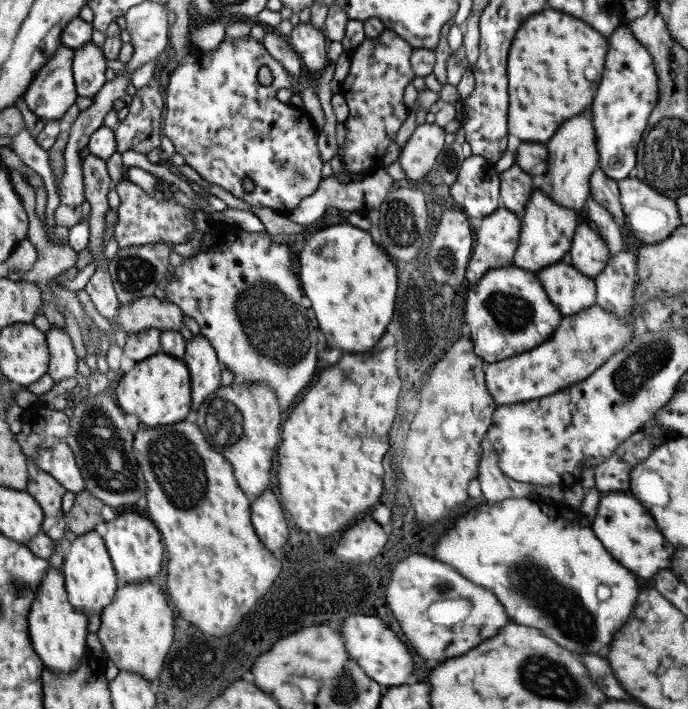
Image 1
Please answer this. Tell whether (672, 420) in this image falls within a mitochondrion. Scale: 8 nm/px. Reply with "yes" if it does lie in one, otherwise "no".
no

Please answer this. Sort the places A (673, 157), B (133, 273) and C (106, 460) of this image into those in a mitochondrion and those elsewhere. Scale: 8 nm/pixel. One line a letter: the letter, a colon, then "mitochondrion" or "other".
A: mitochondrion
B: mitochondrion
C: mitochondrion

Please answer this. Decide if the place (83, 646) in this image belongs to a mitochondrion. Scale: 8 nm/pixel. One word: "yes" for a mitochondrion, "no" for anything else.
no

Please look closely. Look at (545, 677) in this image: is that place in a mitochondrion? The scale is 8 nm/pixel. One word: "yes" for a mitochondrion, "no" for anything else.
yes

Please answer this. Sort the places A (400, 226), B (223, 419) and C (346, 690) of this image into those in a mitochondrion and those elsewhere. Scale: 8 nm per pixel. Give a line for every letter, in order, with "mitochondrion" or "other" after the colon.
A: mitochondrion
B: mitochondrion
C: mitochondrion

